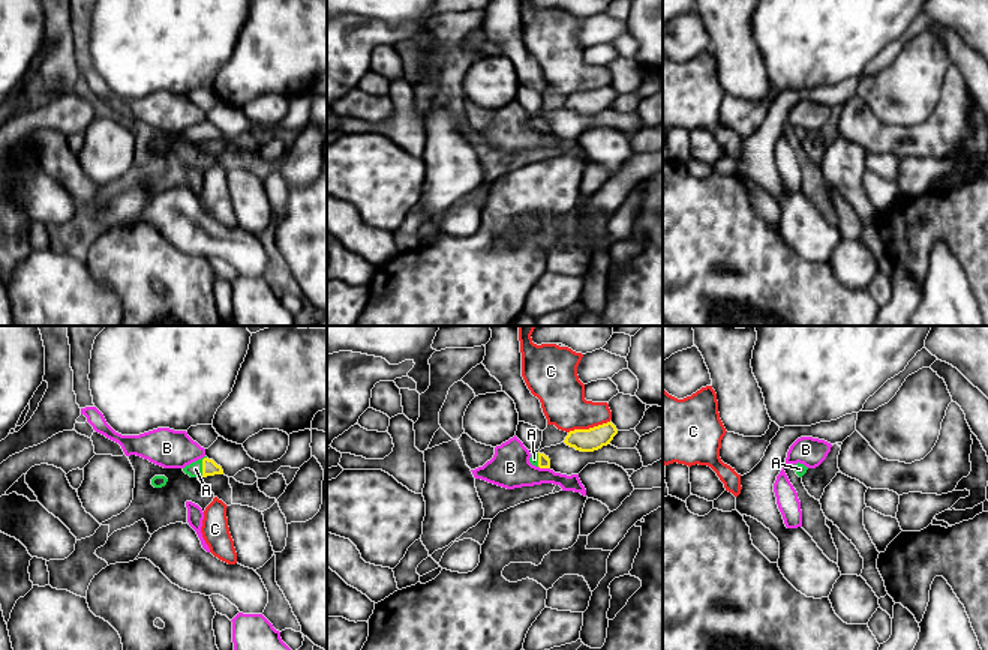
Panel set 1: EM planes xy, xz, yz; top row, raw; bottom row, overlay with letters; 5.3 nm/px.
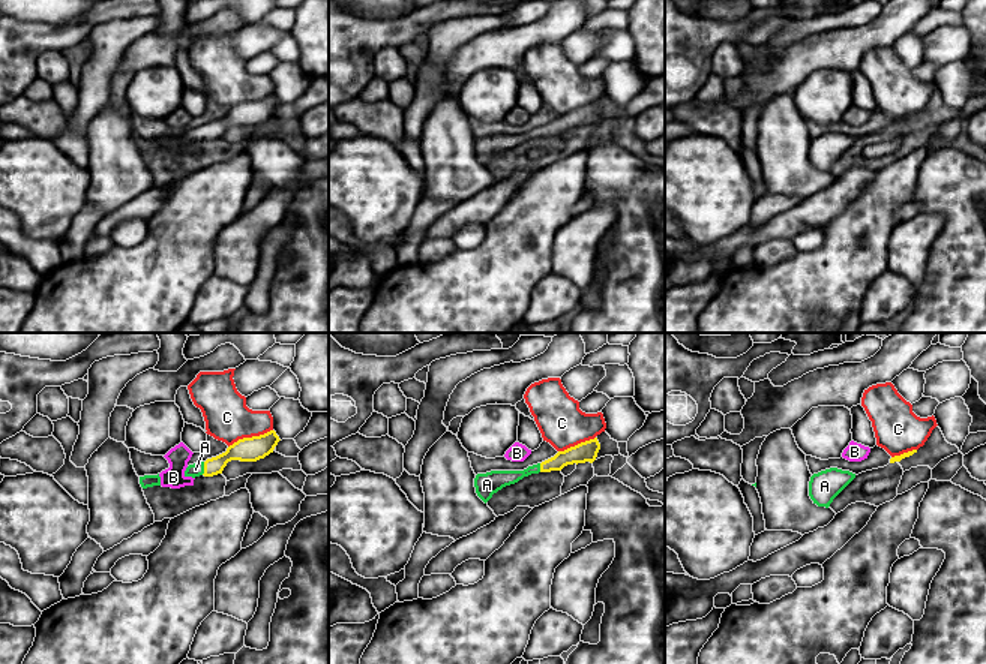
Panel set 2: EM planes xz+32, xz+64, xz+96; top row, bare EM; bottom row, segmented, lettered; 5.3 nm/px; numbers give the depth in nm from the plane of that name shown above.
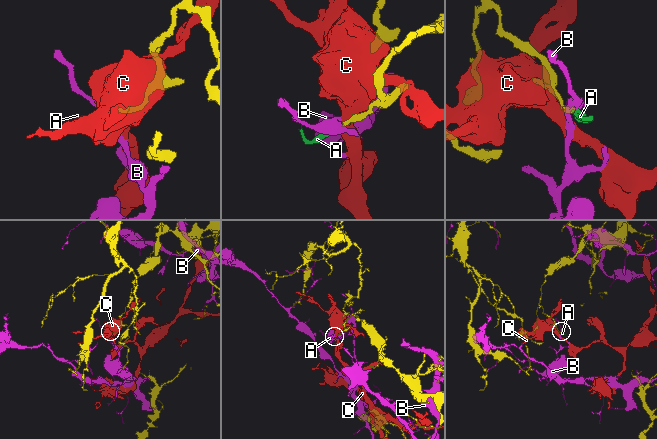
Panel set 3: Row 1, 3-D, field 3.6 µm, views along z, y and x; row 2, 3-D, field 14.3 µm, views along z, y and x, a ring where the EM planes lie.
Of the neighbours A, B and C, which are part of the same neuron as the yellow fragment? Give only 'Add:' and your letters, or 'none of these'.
Add: A

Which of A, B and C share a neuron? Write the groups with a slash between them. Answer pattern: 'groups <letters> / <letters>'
groups A / B / C

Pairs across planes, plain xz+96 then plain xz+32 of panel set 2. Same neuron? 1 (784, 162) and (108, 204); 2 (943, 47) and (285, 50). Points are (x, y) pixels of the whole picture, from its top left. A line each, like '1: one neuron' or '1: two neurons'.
1: one neuron
2: one neuron

